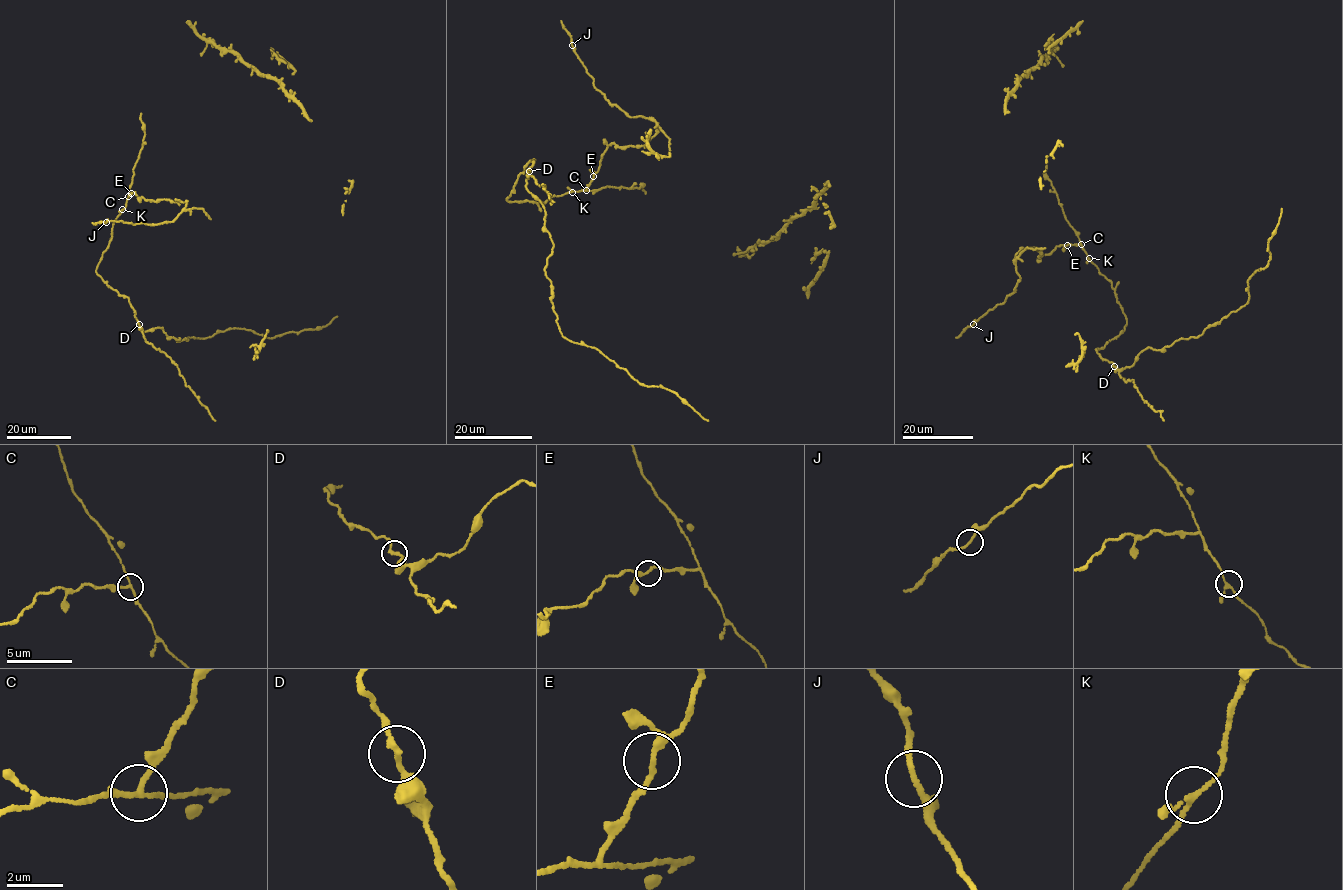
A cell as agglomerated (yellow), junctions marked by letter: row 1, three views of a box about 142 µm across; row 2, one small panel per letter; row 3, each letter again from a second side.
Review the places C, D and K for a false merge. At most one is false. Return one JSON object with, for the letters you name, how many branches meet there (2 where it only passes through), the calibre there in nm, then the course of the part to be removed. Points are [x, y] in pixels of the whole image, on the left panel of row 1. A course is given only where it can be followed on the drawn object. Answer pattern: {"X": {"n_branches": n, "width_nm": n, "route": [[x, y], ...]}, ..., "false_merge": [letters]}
{"C": {"n_branches": 3, "width_nm": 170, "route": [[128, 196], [133, 191], [145, 200], [187, 204], [172, 221], [158, 224], [92, 223]]}, "false_merge": ["C"]}

